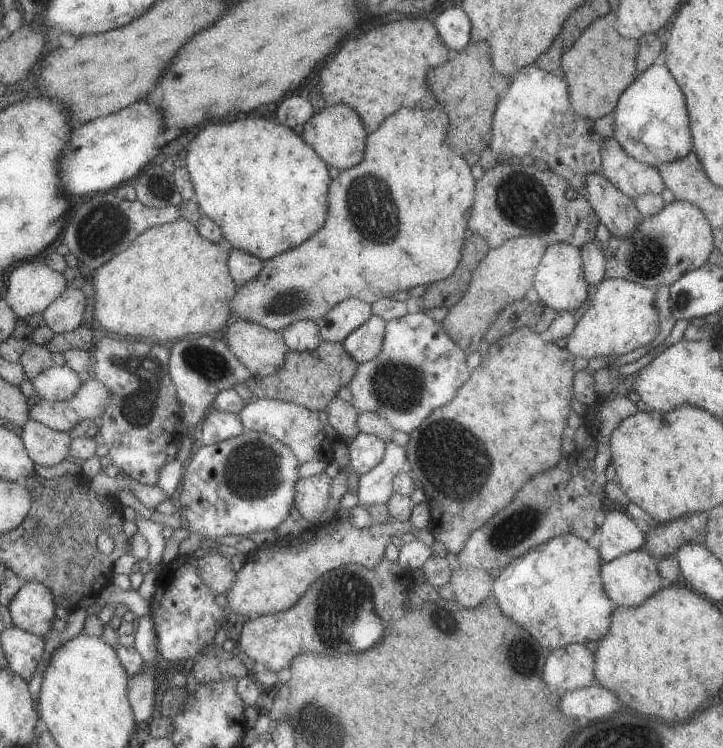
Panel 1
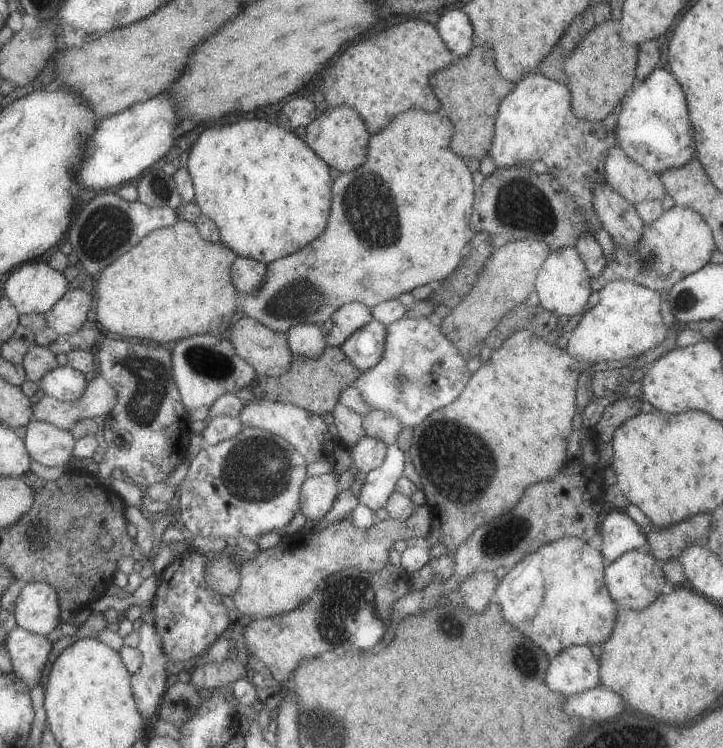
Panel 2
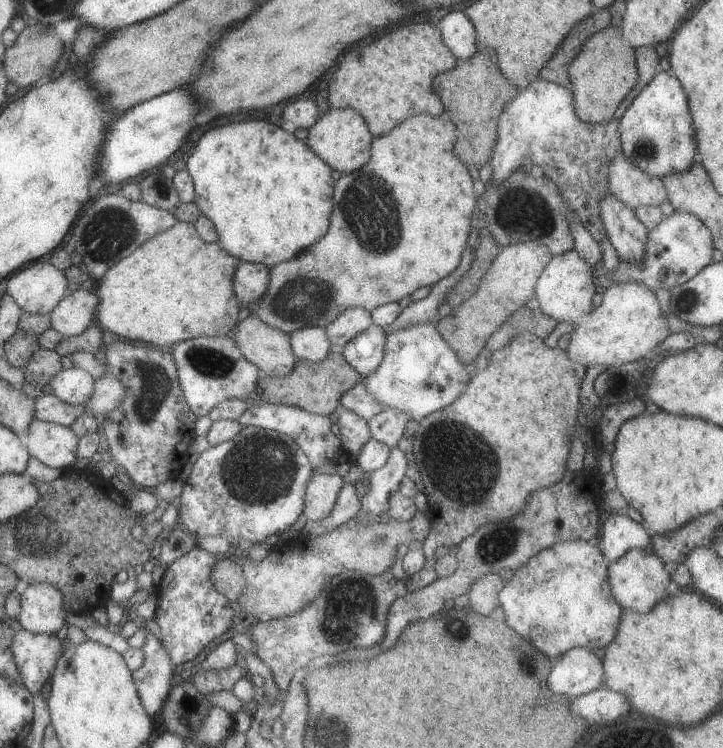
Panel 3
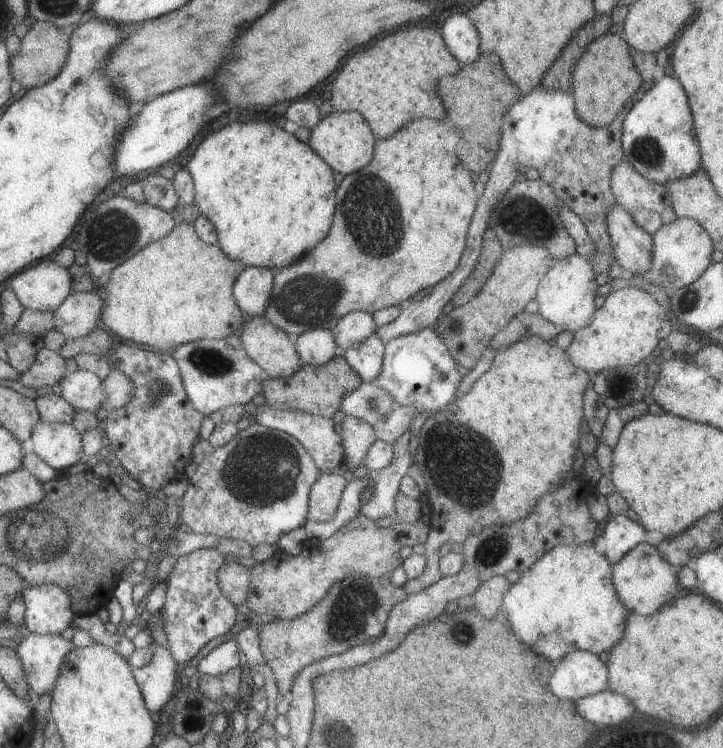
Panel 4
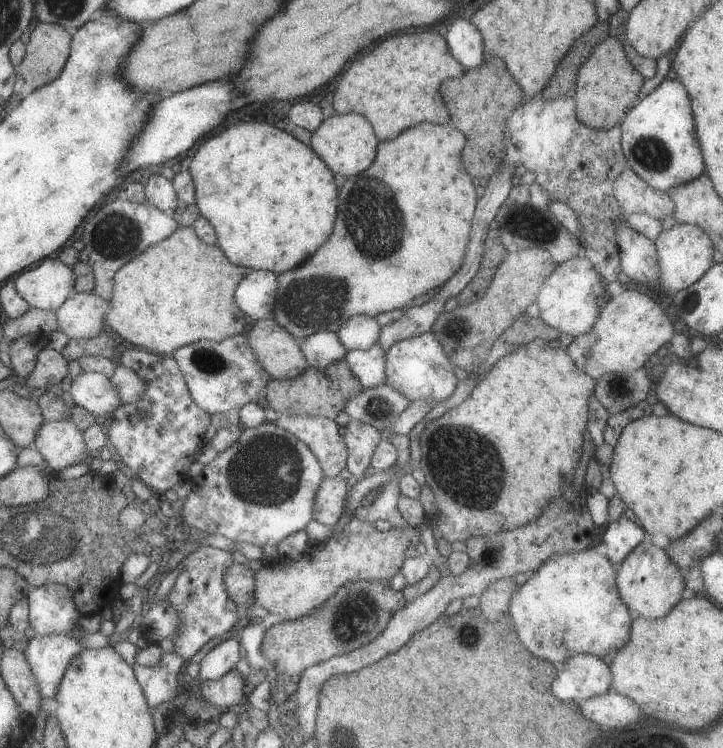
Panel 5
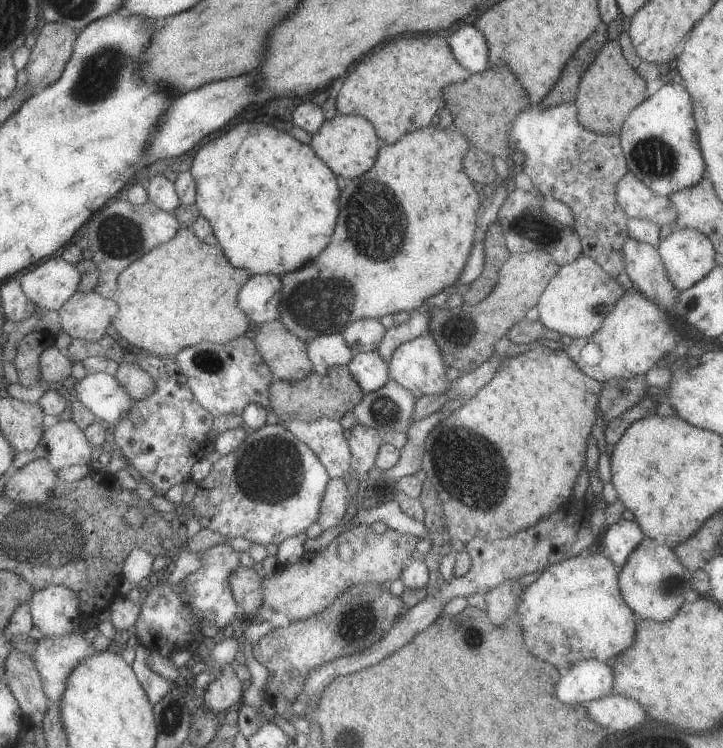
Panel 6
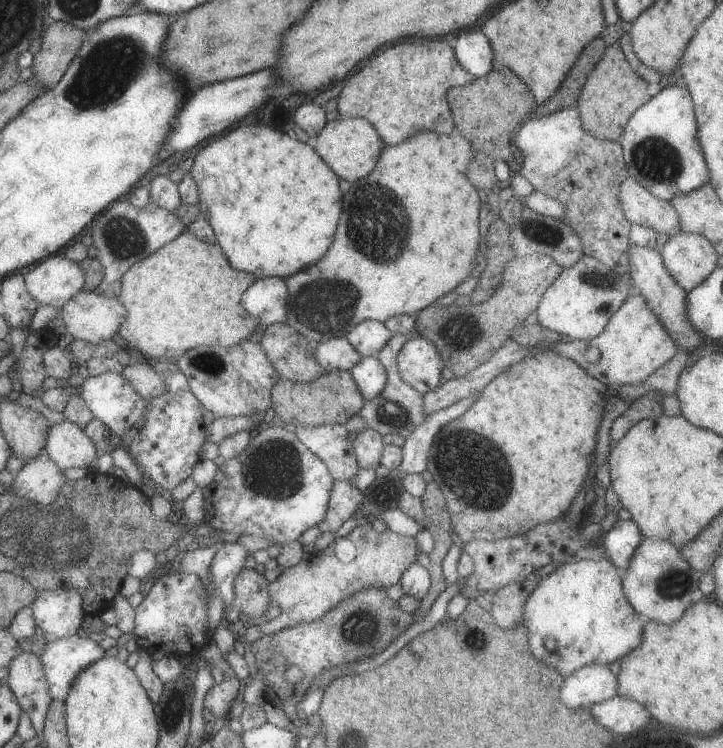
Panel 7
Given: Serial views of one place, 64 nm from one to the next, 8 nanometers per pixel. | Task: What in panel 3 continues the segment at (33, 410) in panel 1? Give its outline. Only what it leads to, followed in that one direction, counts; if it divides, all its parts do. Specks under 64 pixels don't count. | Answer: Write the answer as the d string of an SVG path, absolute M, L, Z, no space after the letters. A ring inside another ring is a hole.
M106 373L95 382L95 393L83 407L63 401L52 392L44 392L35 399L35 419L71 427L76 418L86 411L101 418L108 411L118 408L126 398L126 387L112 373Z

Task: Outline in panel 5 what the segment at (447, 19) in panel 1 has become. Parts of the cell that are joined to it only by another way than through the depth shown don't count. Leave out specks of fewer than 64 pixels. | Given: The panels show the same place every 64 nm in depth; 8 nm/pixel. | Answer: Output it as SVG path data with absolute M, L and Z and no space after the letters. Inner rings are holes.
M452 18L444 36L450 53L464 68L480 68L485 62L484 42L478 28L467 18Z

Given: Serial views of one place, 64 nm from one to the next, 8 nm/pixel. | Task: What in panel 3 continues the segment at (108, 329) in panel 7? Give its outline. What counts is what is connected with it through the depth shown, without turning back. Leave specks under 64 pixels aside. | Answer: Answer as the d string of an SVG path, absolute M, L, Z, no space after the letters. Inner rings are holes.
M84 289L71 291L50 313L51 327L64 337L82 334L96 322L99 302L96 292L91 293Z

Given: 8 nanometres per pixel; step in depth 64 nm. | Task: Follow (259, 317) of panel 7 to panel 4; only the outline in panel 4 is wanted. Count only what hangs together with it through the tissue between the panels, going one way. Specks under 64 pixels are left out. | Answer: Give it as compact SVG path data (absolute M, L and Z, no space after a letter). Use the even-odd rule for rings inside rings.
M246 266L238 274L233 296L245 317L265 317L273 292L275 274L274 269L254 266Z

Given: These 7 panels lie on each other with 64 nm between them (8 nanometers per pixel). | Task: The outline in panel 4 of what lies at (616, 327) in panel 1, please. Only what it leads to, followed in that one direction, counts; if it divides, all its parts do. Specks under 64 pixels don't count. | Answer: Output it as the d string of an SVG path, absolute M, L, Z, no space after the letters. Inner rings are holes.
M635 281L628 288L608 292L606 302L594 312L590 324L573 333L574 340L567 354L574 366L586 370L586 373L635 366L642 360L650 360L660 340L673 332L670 317L650 294L647 286Z

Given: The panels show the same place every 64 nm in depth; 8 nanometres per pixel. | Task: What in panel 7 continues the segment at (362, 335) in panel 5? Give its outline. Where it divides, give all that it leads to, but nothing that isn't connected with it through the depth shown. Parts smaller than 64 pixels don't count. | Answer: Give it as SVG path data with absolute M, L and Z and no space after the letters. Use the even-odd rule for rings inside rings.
M362 321L345 336L363 357L376 357L393 337L393 332L380 321Z

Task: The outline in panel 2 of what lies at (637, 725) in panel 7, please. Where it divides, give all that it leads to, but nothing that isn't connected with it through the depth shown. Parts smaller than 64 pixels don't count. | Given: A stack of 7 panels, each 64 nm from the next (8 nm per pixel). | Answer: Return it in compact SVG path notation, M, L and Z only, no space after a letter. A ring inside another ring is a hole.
M602 684L580 694L568 695L565 702L568 716L592 718L594 722L610 720L622 714L624 708L626 708L626 701Z

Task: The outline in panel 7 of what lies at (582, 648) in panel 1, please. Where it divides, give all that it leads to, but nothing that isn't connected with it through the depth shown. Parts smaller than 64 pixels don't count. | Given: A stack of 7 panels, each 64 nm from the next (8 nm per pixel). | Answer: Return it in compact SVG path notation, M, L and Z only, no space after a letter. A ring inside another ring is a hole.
M584 665L565 680L560 696L570 708L589 707L618 695L618 679L608 665Z

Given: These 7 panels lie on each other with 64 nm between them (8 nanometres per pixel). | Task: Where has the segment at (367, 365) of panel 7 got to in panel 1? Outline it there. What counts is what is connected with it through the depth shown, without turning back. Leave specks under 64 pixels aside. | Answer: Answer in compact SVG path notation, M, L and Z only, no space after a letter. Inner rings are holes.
M373 314L368 322L346 336L344 349L357 364L374 360L382 352L386 323L383 318Z

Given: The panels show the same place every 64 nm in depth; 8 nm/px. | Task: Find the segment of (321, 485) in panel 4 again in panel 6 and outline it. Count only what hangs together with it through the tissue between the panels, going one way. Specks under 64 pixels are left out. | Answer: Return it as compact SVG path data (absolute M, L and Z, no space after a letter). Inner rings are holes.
M330 478L328 486L324 490L317 521L323 531L338 526L344 520L348 504L352 500L346 485L347 483L342 478Z

